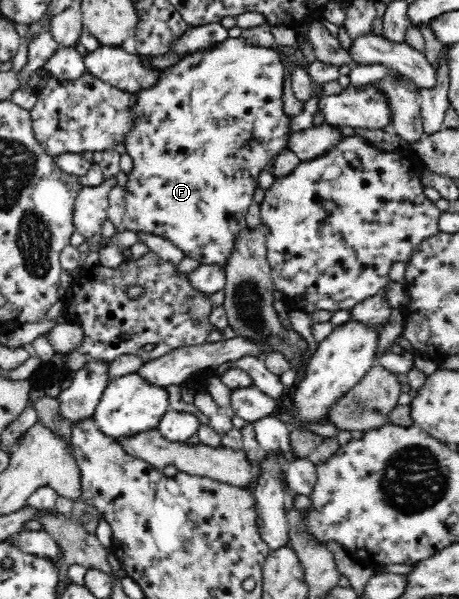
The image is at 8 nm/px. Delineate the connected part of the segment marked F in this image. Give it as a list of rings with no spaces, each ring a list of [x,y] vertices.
[[[242,36],[228,37],[226,41],[217,43],[206,50],[198,50],[188,53],[178,63],[164,67],[152,87],[132,92],[132,130],[125,136],[123,144],[126,152],[132,158],[133,167],[128,173],[128,179],[124,189],[125,211],[122,217],[122,225],[125,229],[132,231],[148,231],[160,237],[166,237],[180,247],[186,257],[198,259],[200,264],[215,264],[224,267],[229,261],[230,253],[234,249],[234,240],[238,233],[247,227],[246,213],[254,201],[254,193],[258,189],[259,174],[265,170],[272,169],[276,157],[282,151],[288,149],[289,135],[292,133],[290,117],[285,112],[283,102],[284,89],[284,65],[280,62],[279,54],[275,47],[254,47]]]

